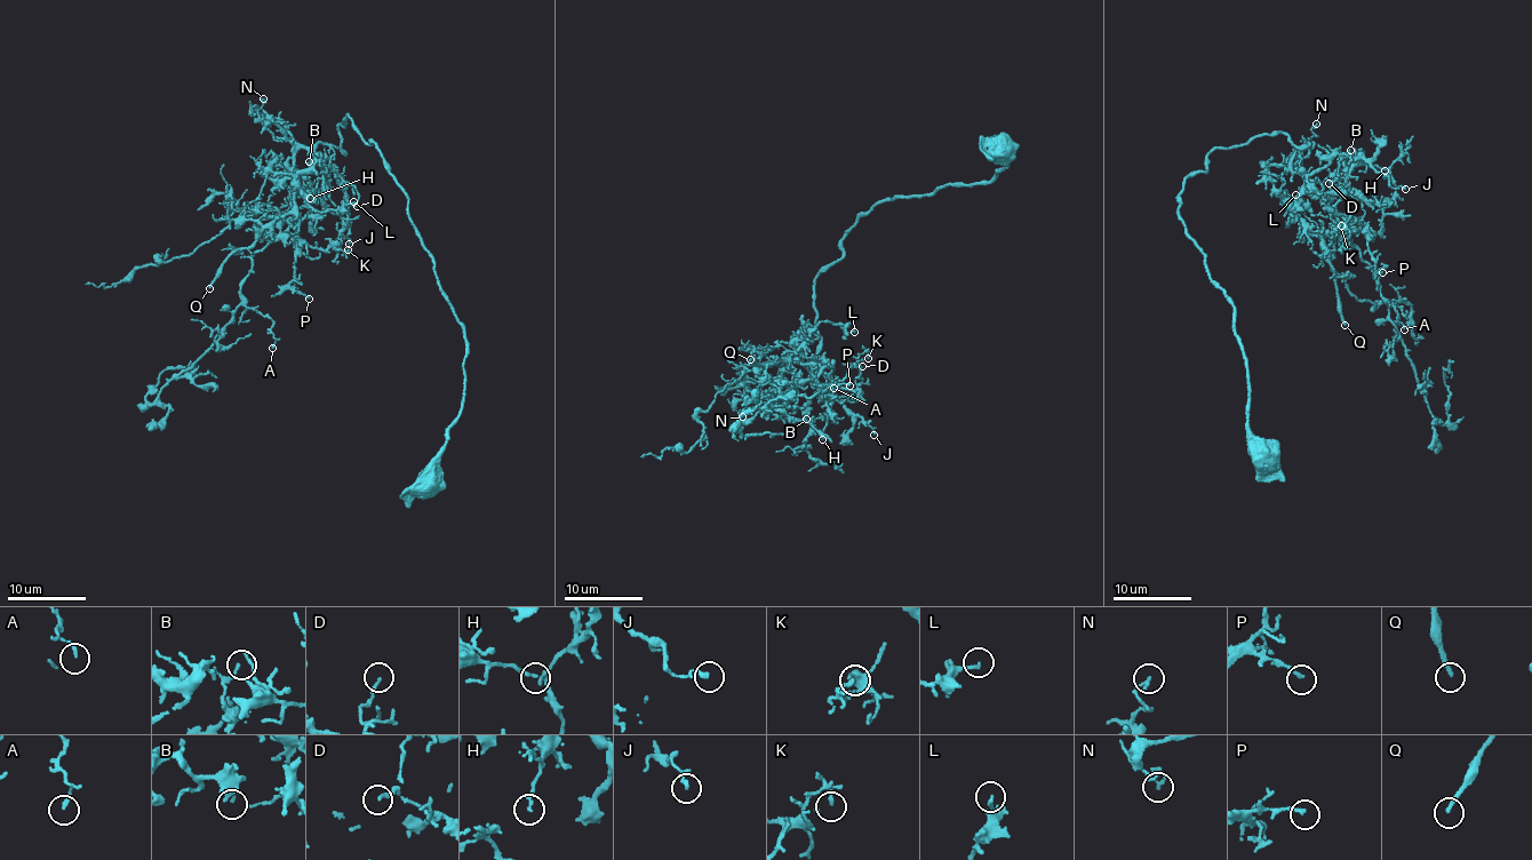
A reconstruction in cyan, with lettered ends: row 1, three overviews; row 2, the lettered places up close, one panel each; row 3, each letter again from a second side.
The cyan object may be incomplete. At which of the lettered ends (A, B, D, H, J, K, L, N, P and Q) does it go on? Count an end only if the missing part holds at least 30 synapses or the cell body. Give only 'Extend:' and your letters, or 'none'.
Extend: Q

